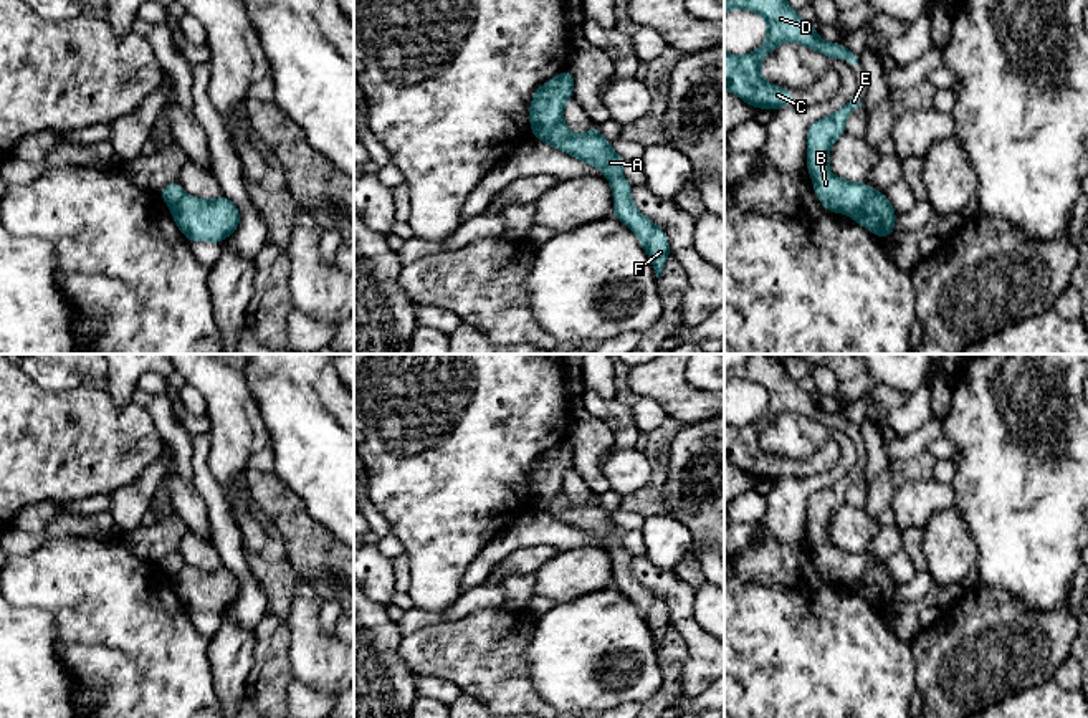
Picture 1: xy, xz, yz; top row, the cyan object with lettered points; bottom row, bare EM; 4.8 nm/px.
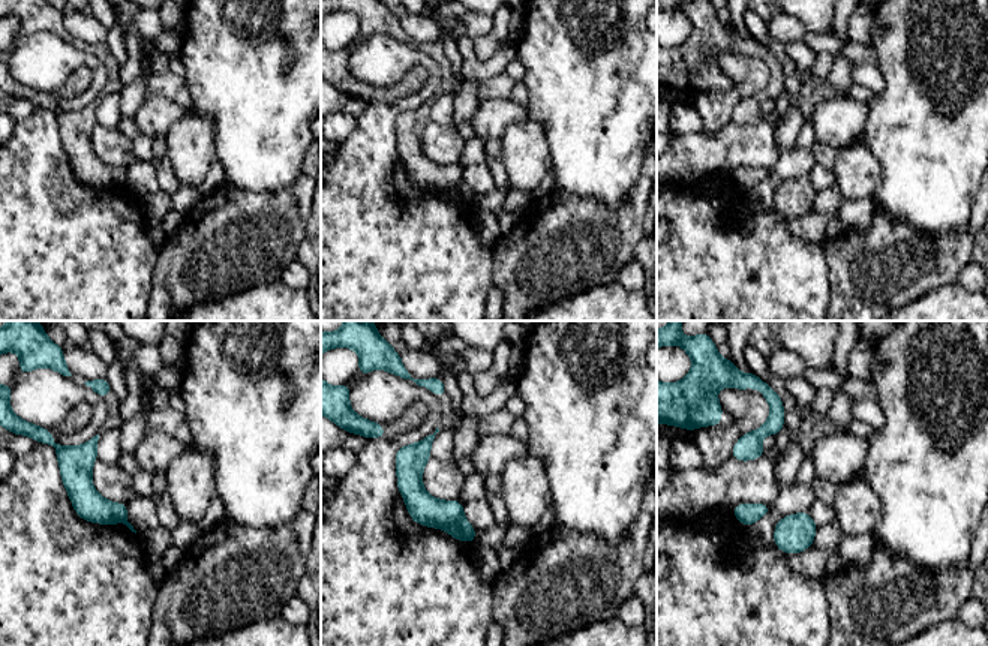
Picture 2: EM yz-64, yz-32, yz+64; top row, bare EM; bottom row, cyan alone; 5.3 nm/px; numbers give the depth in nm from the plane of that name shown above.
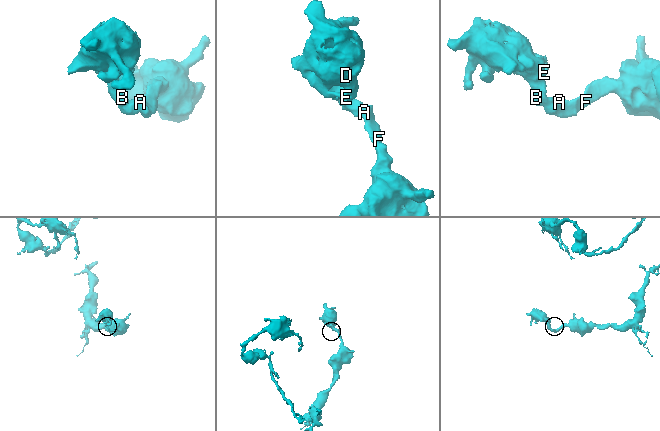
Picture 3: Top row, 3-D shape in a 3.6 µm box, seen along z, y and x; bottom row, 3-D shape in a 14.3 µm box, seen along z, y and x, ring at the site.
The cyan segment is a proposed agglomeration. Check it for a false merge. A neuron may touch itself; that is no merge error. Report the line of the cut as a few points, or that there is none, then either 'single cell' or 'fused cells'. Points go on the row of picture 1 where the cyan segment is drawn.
cut yz (878, 192), (850, 215); fused cells

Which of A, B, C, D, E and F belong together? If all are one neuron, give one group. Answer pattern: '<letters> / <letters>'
A F / B C D E

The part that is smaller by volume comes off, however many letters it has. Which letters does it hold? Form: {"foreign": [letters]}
{"foreign": ["B", "C", "D", "E"]}

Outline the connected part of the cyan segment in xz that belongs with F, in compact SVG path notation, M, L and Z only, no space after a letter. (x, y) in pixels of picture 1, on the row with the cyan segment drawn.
M565 122L554 126L546 139L552 147L599 167L610 180L613 190L613 217L630 227L643 250L648 253L656 278L661 276L665 261L670 256L670 245L665 232L648 220L632 202L632 184L622 175L625 159L612 151L612 142L604 139L597 124L587 134L572 134Z

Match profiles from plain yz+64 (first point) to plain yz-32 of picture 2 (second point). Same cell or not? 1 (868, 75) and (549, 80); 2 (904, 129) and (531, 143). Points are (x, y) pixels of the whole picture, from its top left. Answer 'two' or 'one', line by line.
1: two
2: two

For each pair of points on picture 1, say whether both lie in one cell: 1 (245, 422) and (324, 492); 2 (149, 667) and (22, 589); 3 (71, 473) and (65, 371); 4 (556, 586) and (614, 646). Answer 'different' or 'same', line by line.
1: different
2: same
3: different
4: different

